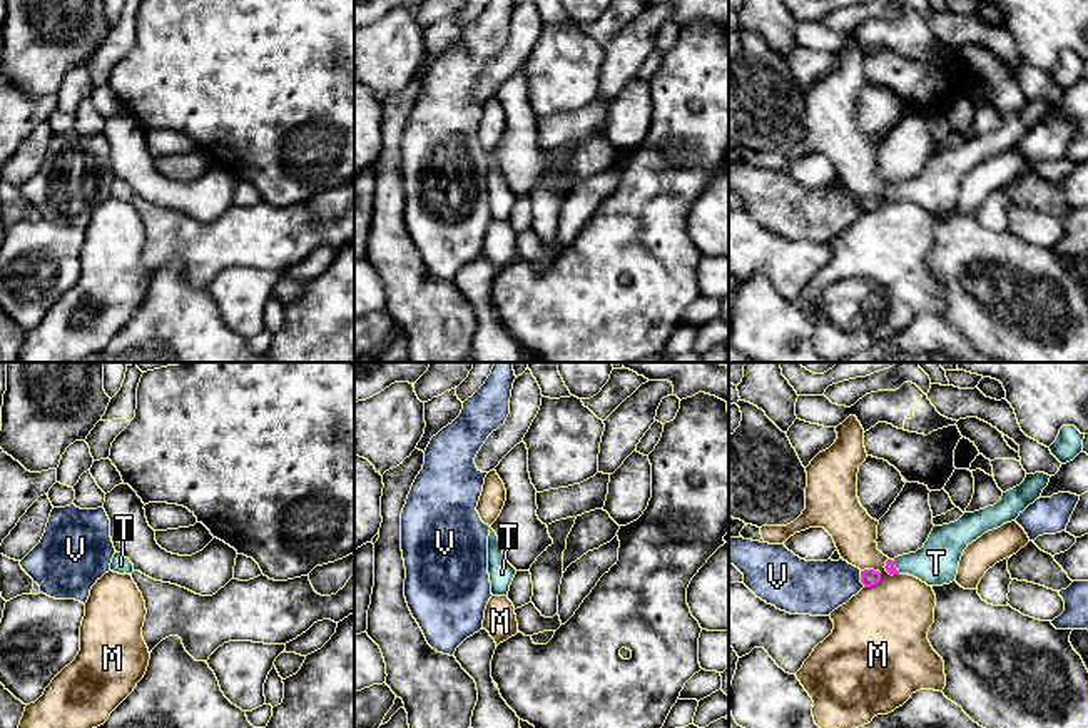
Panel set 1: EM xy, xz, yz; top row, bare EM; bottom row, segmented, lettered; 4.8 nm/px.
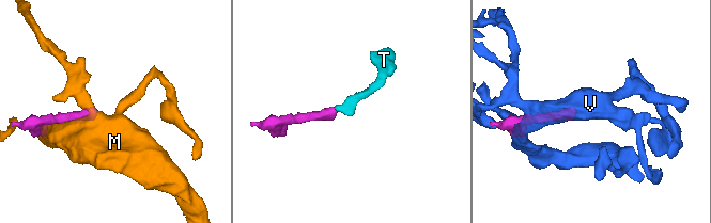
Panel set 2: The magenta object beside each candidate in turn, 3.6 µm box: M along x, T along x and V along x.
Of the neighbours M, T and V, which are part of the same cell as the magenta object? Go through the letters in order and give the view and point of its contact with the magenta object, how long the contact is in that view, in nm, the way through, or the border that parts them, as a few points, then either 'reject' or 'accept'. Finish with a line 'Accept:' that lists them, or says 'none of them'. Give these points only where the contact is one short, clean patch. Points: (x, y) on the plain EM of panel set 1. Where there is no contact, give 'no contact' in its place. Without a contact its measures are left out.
M: yz (876, 209) | 120 nm | reject
T: yz (894, 192) | 80 nm | across yz (889, 192), (894, 192), (936, 189) | accept
V: yz (861, 206) | 80 nm | reject
Accept: T

